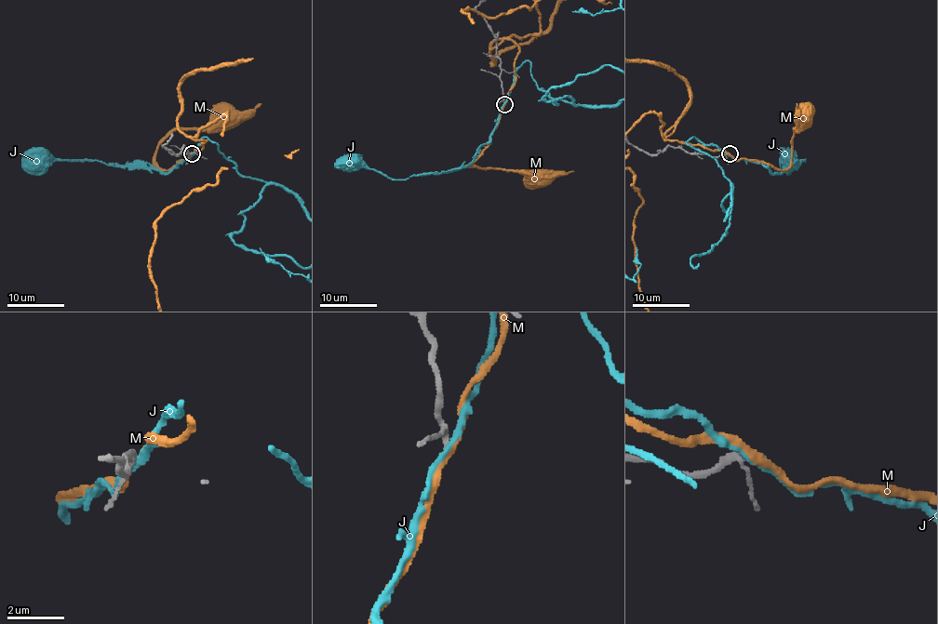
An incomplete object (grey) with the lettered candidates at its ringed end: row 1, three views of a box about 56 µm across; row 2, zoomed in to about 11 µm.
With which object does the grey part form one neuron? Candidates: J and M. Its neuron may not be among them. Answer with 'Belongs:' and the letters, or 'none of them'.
Belongs: none of them

